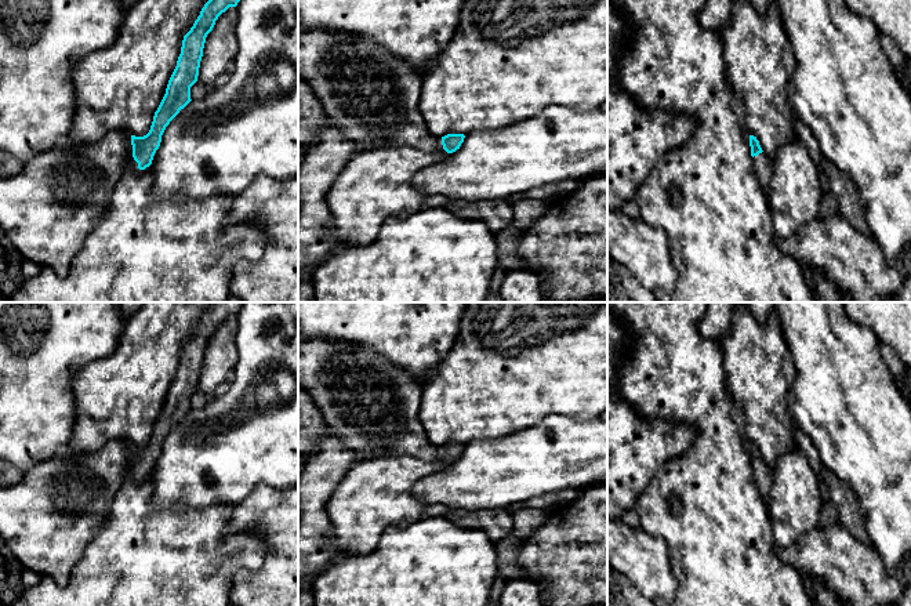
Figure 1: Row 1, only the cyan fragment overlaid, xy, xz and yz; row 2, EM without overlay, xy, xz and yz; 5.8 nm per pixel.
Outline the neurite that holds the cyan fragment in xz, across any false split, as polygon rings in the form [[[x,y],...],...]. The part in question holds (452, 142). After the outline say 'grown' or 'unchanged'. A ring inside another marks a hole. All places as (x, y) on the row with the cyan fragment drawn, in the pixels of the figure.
[[[298,22],[298,80],[306,83],[319,99],[330,124],[352,141],[357,152],[377,148],[409,146],[424,152],[453,153],[464,142],[464,134],[435,137],[427,128],[420,112],[422,76],[371,39],[324,29],[302,29]]]; grown

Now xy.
[[[208,0],[204,4],[193,26],[184,36],[177,66],[146,135],[135,137],[112,130],[102,139],[87,145],[66,142],[40,152],[25,163],[21,173],[0,177],[0,236],[8,239],[23,260],[43,268],[48,266],[59,276],[69,273],[88,235],[102,221],[127,164],[131,162],[139,173],[149,167],[166,127],[192,101],[190,87],[197,81],[206,37],[218,17],[229,7],[236,7],[239,1]]]; grown

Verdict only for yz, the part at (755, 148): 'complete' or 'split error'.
split error

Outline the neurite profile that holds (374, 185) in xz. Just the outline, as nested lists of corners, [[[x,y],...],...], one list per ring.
[[[409,146],[357,152],[326,195],[338,246],[370,244],[388,218],[420,211],[427,196],[413,186],[413,177],[450,155]]]

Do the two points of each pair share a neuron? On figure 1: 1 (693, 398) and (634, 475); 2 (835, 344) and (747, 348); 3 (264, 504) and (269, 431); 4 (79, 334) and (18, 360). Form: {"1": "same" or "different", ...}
{"1": "different", "2": "different", "3": "different", "4": "same"}

